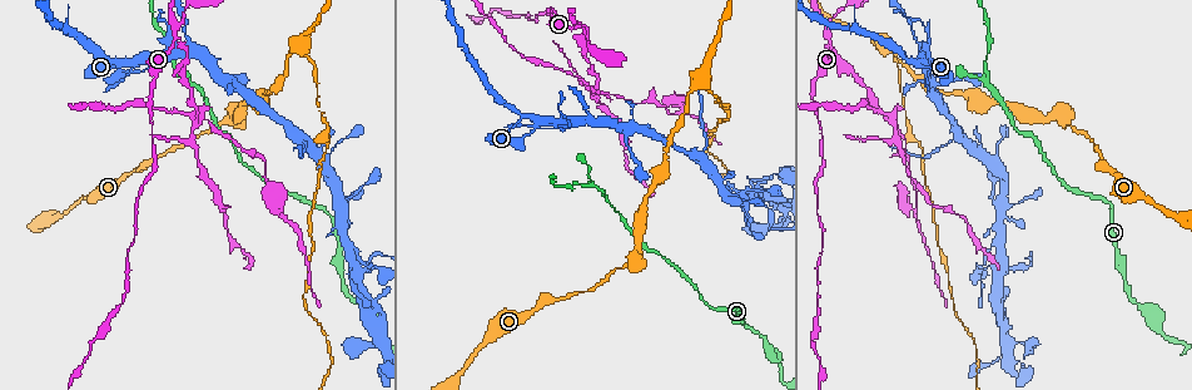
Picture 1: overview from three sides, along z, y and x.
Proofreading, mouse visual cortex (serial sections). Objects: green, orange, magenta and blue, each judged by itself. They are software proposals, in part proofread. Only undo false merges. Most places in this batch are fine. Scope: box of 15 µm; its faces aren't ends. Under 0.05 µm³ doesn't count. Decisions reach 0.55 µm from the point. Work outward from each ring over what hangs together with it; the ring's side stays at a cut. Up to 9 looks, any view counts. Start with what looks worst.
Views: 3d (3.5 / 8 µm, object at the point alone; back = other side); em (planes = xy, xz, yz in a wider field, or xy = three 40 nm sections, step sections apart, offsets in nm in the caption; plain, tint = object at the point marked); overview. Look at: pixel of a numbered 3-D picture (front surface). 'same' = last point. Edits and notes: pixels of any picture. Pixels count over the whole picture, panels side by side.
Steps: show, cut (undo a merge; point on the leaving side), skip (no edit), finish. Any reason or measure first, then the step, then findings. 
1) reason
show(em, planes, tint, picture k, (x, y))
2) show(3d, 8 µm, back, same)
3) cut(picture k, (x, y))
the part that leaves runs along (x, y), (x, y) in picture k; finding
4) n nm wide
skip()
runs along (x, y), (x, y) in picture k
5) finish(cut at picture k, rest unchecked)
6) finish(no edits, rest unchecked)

show(3d, 3.5 µm, picture 1, (122, 62))

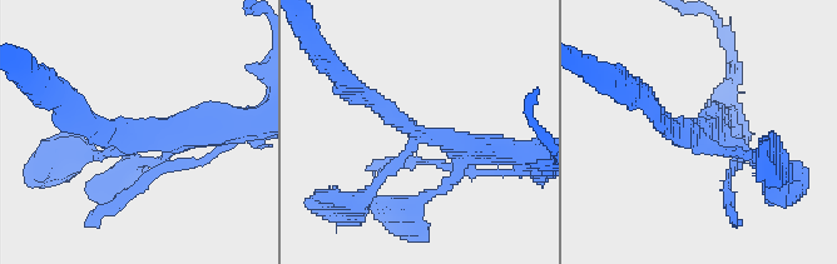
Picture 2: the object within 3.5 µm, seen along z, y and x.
now the EM
show(em, planes, tint, picture 2, (140, 140))

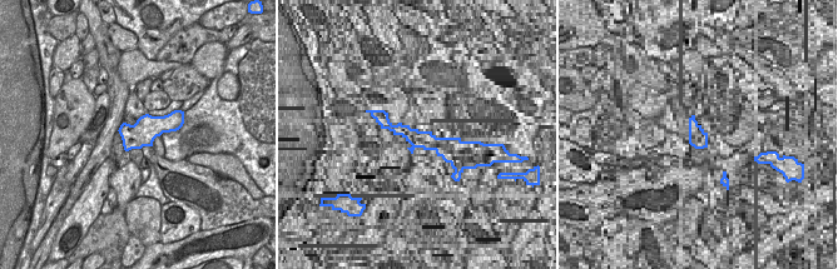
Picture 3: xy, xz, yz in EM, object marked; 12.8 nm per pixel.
skip()
runs along (363, 197), (421, 135), (498, 152) in picture 2; all the same cell

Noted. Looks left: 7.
three arms meet
show(3d, 8 µm, picture 1, (828, 44))

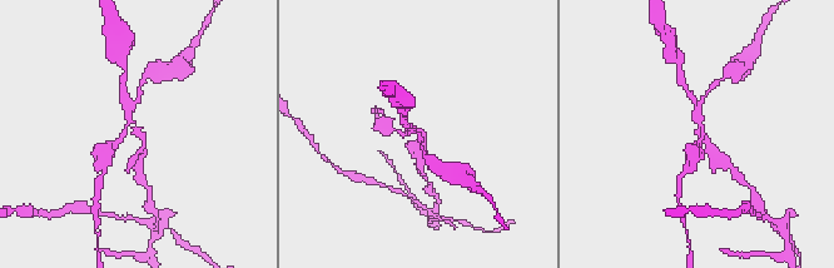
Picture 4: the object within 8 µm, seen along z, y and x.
3 arms; arms of 150, 150, 200 nm
show(em, xy, step 1, tint, picture 4, (699, 134))

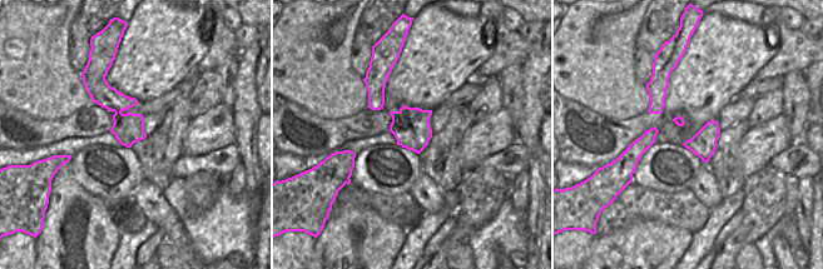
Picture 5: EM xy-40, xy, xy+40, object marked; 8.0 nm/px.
cut(picture 4, (709, 147))
border along (104, 78), (94, 85), (89, 94) in picture 5; two cells meet here

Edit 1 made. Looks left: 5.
show(overview)

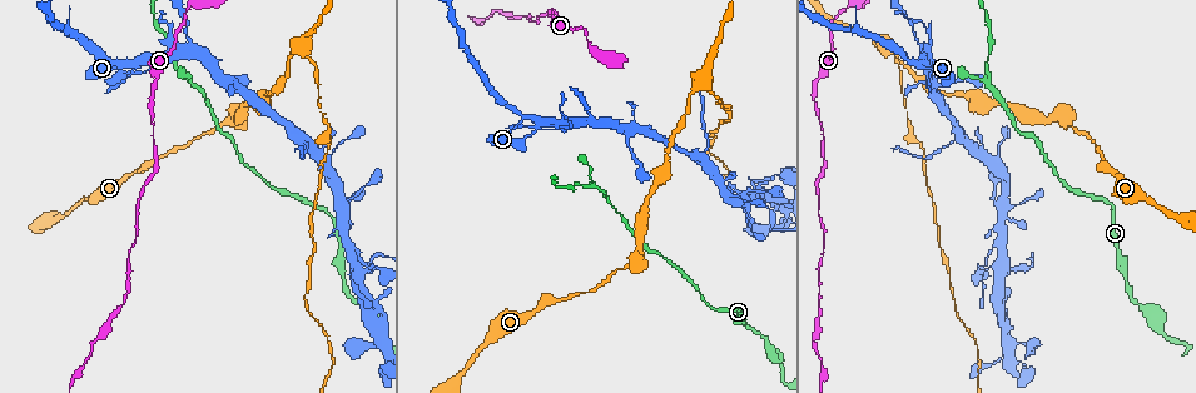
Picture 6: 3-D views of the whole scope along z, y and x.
arms part here
show(3d, 3.5 µm, picture 6, (641, 259))

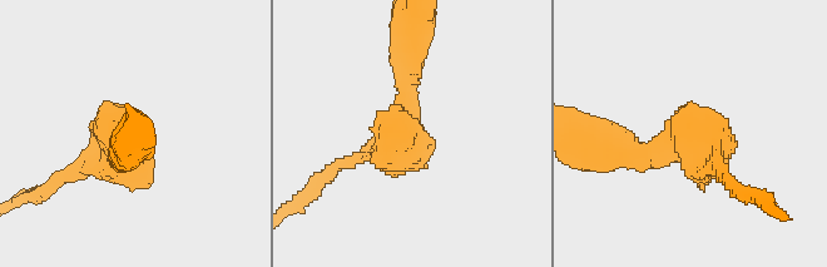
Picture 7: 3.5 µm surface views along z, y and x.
show(em, xy, step 1, tint, picture 7, (407, 131))

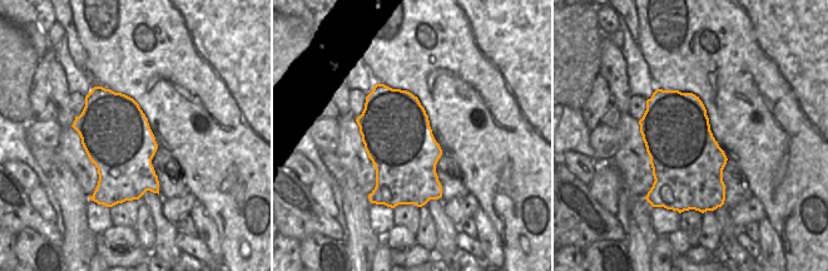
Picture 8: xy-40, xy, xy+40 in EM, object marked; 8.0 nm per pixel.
skip()
runs along (337, 167), (406, 132), (410, 54) in picture 7; one cell here

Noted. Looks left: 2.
abrupt turn
show(3d, 8 µm, back, picture 6, (297, 47))

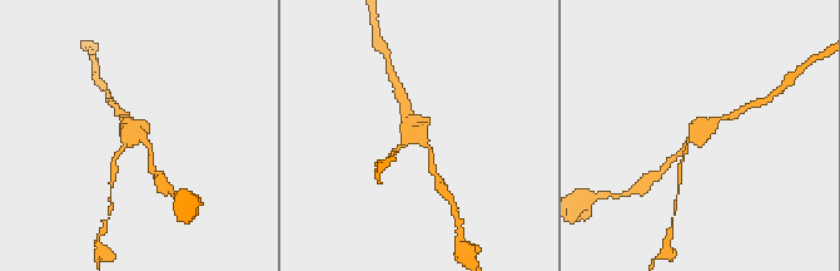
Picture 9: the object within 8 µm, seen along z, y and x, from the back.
3 arms; arms of 100, 150, 200 nm; shape alone is not enough
show(em, planes, tint, picture 9, (422, 137))

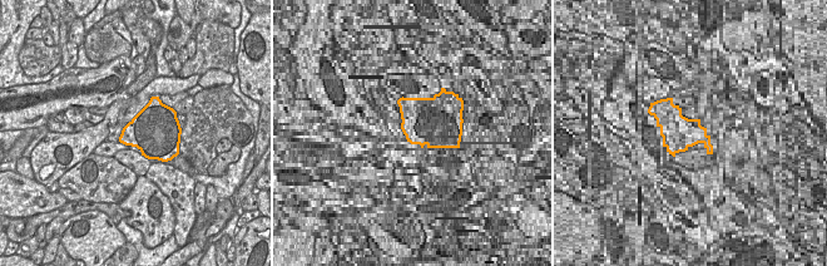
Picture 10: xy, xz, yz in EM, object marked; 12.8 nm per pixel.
skip()
runs along (150, 154), (143, 136), (129, 134), (114, 161) in picture 9; continuous, no second cell

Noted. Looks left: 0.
finish(cut at picture 4, rest unchecked)

